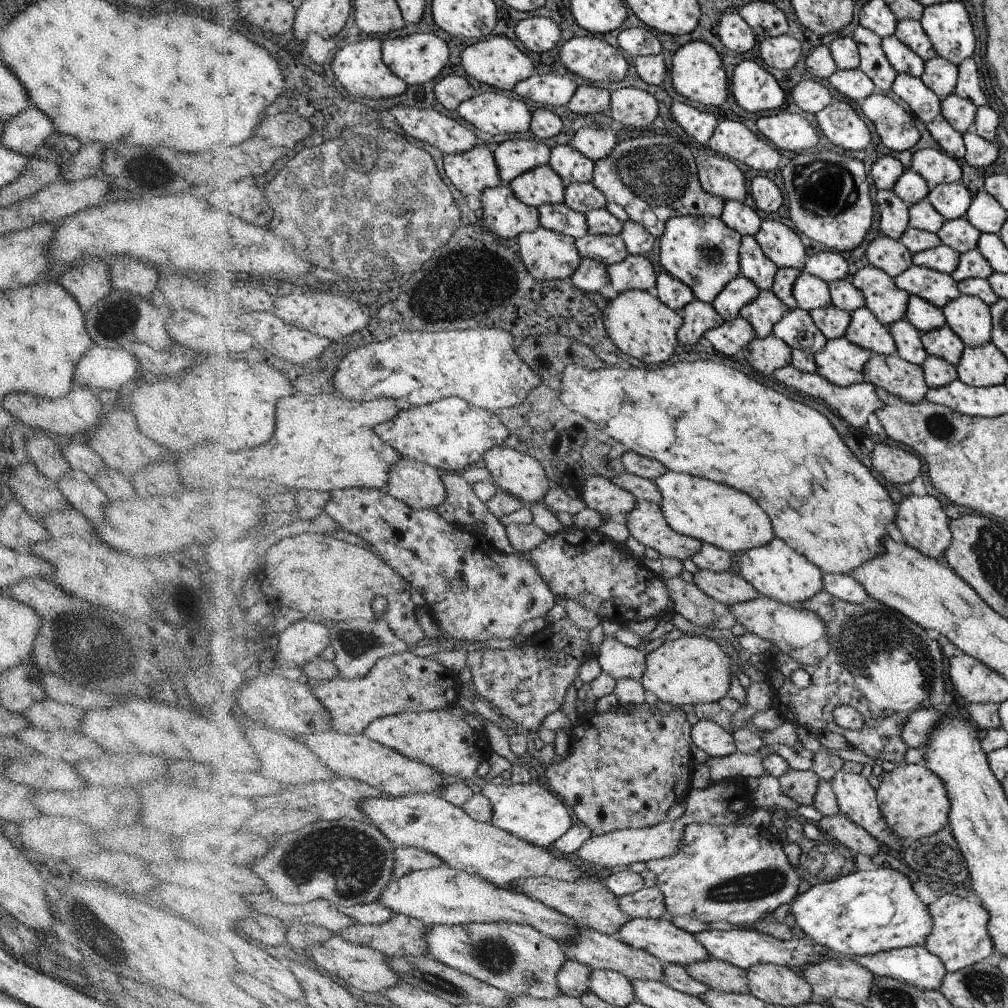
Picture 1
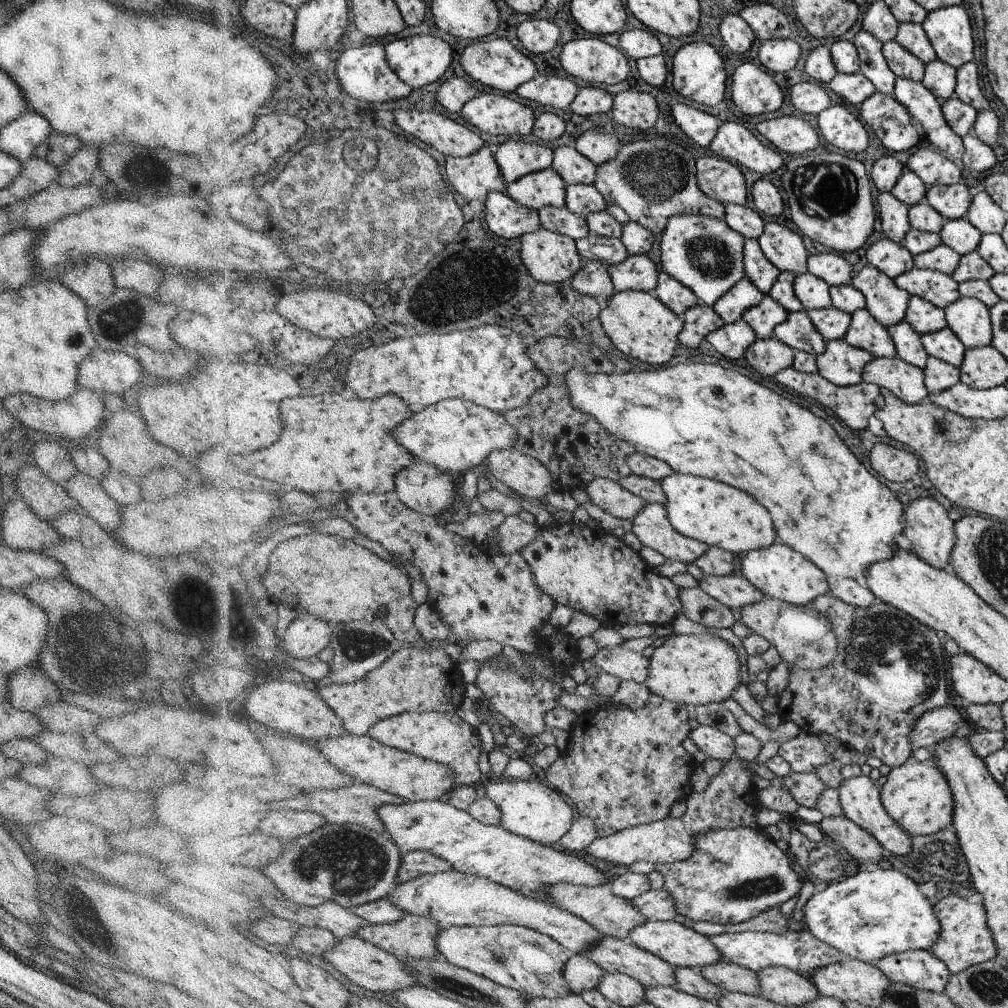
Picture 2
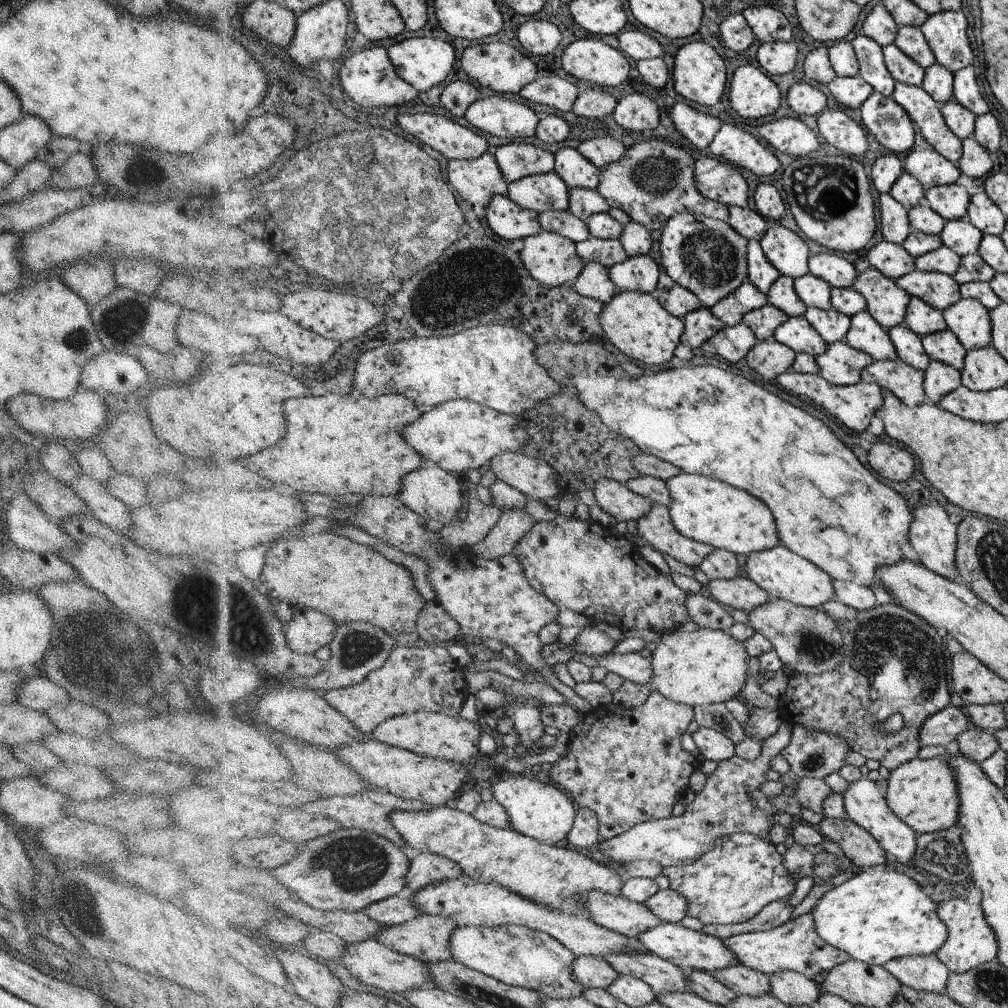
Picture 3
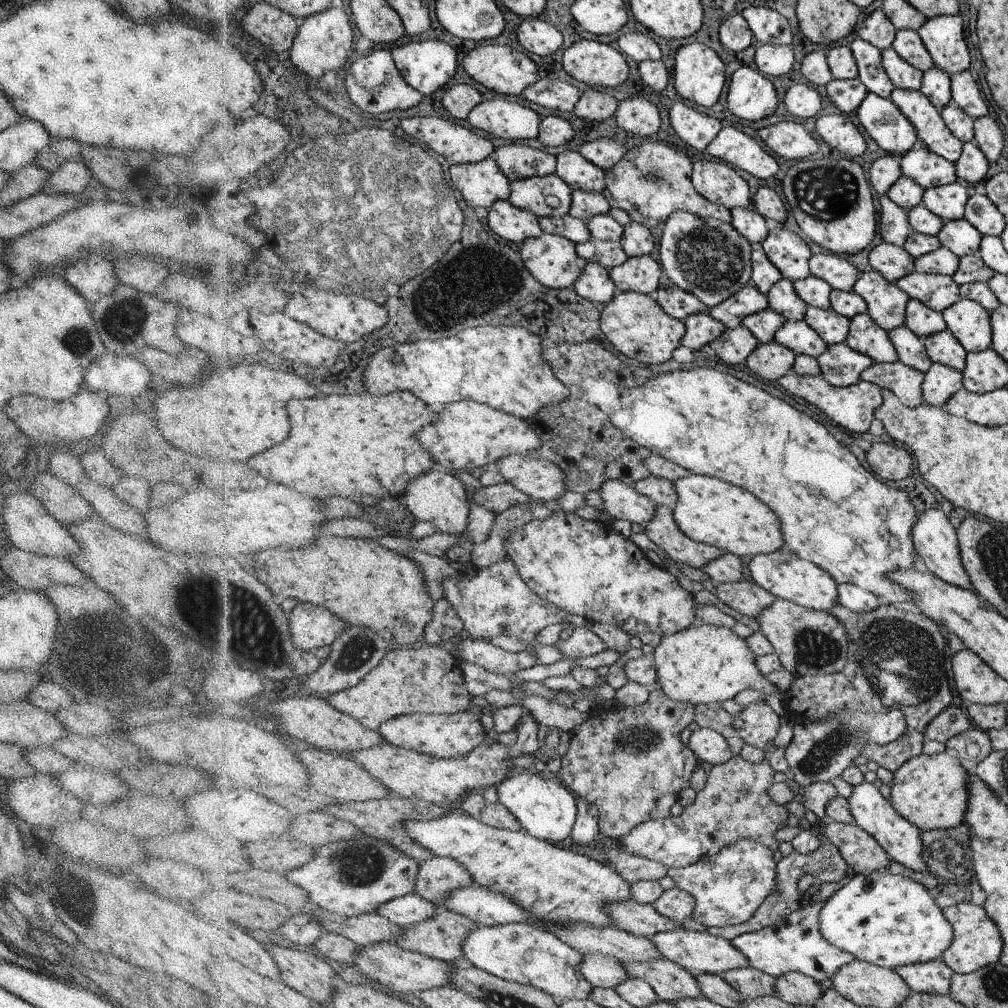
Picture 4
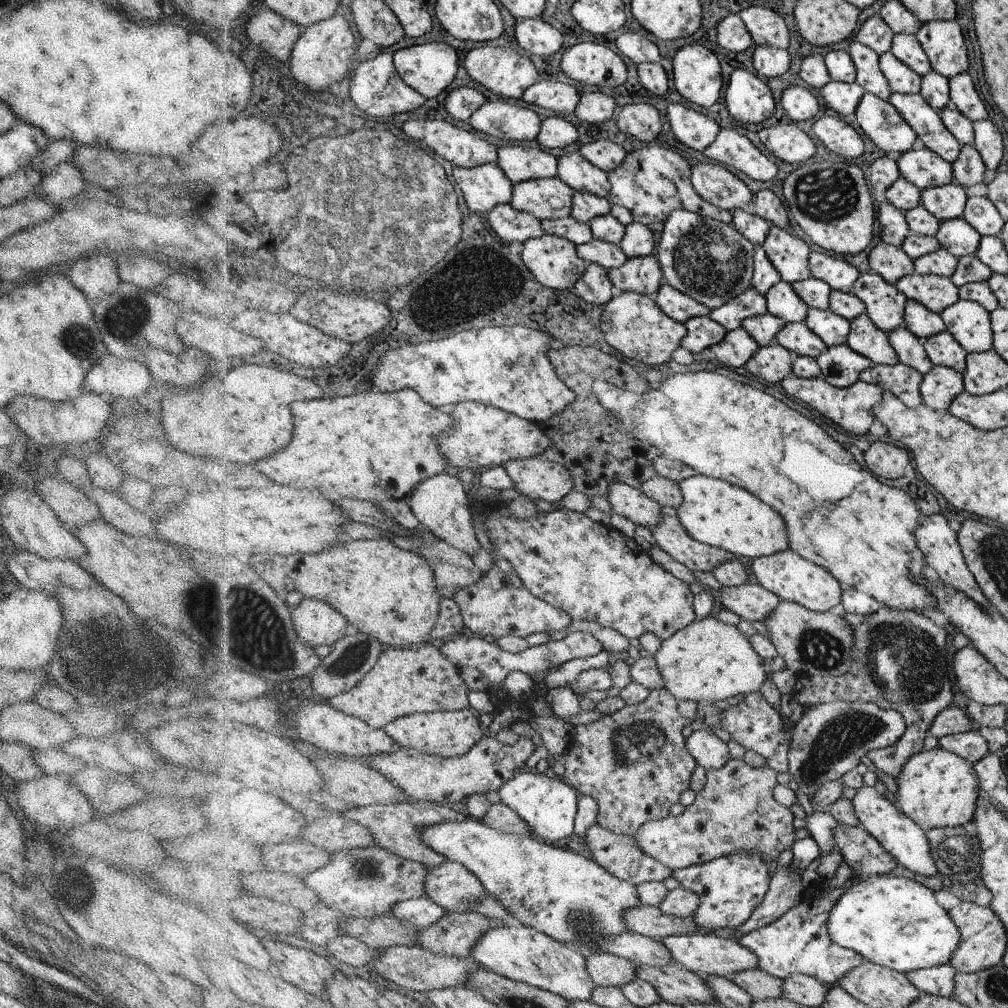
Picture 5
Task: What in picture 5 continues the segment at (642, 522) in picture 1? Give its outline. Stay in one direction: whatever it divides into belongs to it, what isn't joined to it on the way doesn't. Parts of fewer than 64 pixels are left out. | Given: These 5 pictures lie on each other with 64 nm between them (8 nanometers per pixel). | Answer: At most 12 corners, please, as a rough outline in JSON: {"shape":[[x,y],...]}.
{"shape":[[662,507],[650,528],[656,546],[691,571],[712,572],[736,559],[683,528]]}

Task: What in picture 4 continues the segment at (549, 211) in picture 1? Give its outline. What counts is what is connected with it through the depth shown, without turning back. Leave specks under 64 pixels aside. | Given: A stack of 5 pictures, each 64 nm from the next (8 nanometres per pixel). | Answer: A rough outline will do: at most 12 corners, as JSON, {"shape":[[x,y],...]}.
{"shape":[[571,215],[540,217],[543,233],[573,244],[592,238],[586,221]]}

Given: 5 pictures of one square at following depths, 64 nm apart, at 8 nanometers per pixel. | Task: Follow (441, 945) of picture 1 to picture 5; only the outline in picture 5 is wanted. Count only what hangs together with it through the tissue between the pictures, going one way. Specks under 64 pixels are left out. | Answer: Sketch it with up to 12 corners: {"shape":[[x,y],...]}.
{"shape":[[494,926],[480,967],[566,1001],[591,1001],[586,956],[536,928]]}

